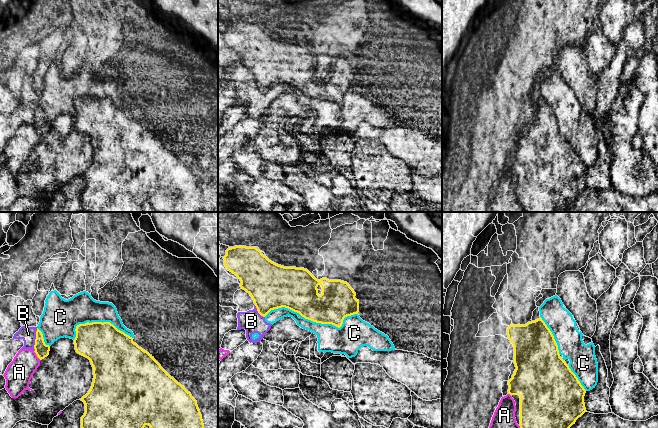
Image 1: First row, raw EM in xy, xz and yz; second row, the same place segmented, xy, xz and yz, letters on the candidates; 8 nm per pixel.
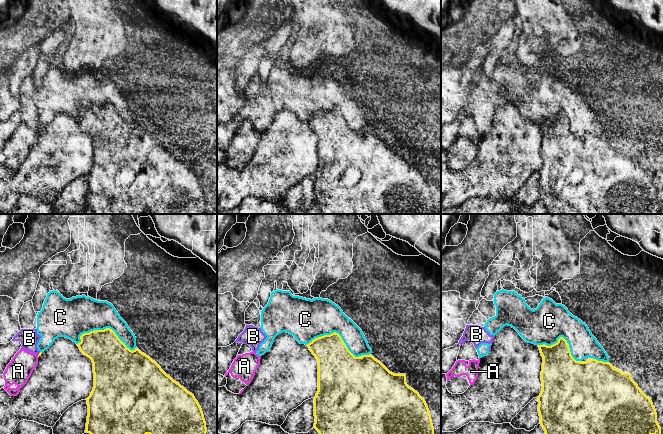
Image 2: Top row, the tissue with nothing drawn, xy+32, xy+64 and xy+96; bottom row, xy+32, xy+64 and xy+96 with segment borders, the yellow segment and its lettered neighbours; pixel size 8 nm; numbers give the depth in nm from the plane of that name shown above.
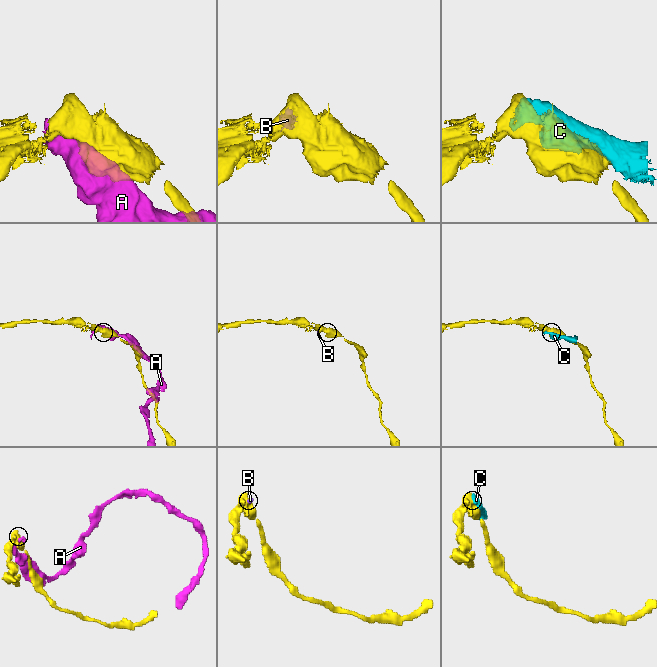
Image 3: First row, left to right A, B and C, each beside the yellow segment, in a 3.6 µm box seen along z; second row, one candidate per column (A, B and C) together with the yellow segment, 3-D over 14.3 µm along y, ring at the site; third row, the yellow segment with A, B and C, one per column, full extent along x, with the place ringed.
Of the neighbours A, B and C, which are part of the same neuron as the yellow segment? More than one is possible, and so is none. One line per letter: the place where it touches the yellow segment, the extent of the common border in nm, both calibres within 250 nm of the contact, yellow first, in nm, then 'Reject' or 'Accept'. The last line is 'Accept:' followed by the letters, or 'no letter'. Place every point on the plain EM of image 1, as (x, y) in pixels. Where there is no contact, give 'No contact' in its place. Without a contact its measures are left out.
A: Touches yellow at xy (37, 132). Shared border 100 nm. Thickness 110 nm (yellow) against 220 nm. Reject
B: Touches yellow at xy (35, 115). Shared border 200 nm. Thickness 110 nm (yellow) against 120 nm. Reject
C: Touches yellow at xz (312, 96). Shared border 750 nm. Thickness 300 nm (yellow) against 200 nm. Reject
Accept: no letter

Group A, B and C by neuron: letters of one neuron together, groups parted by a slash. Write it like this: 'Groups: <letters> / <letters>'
Groups: A / B C

